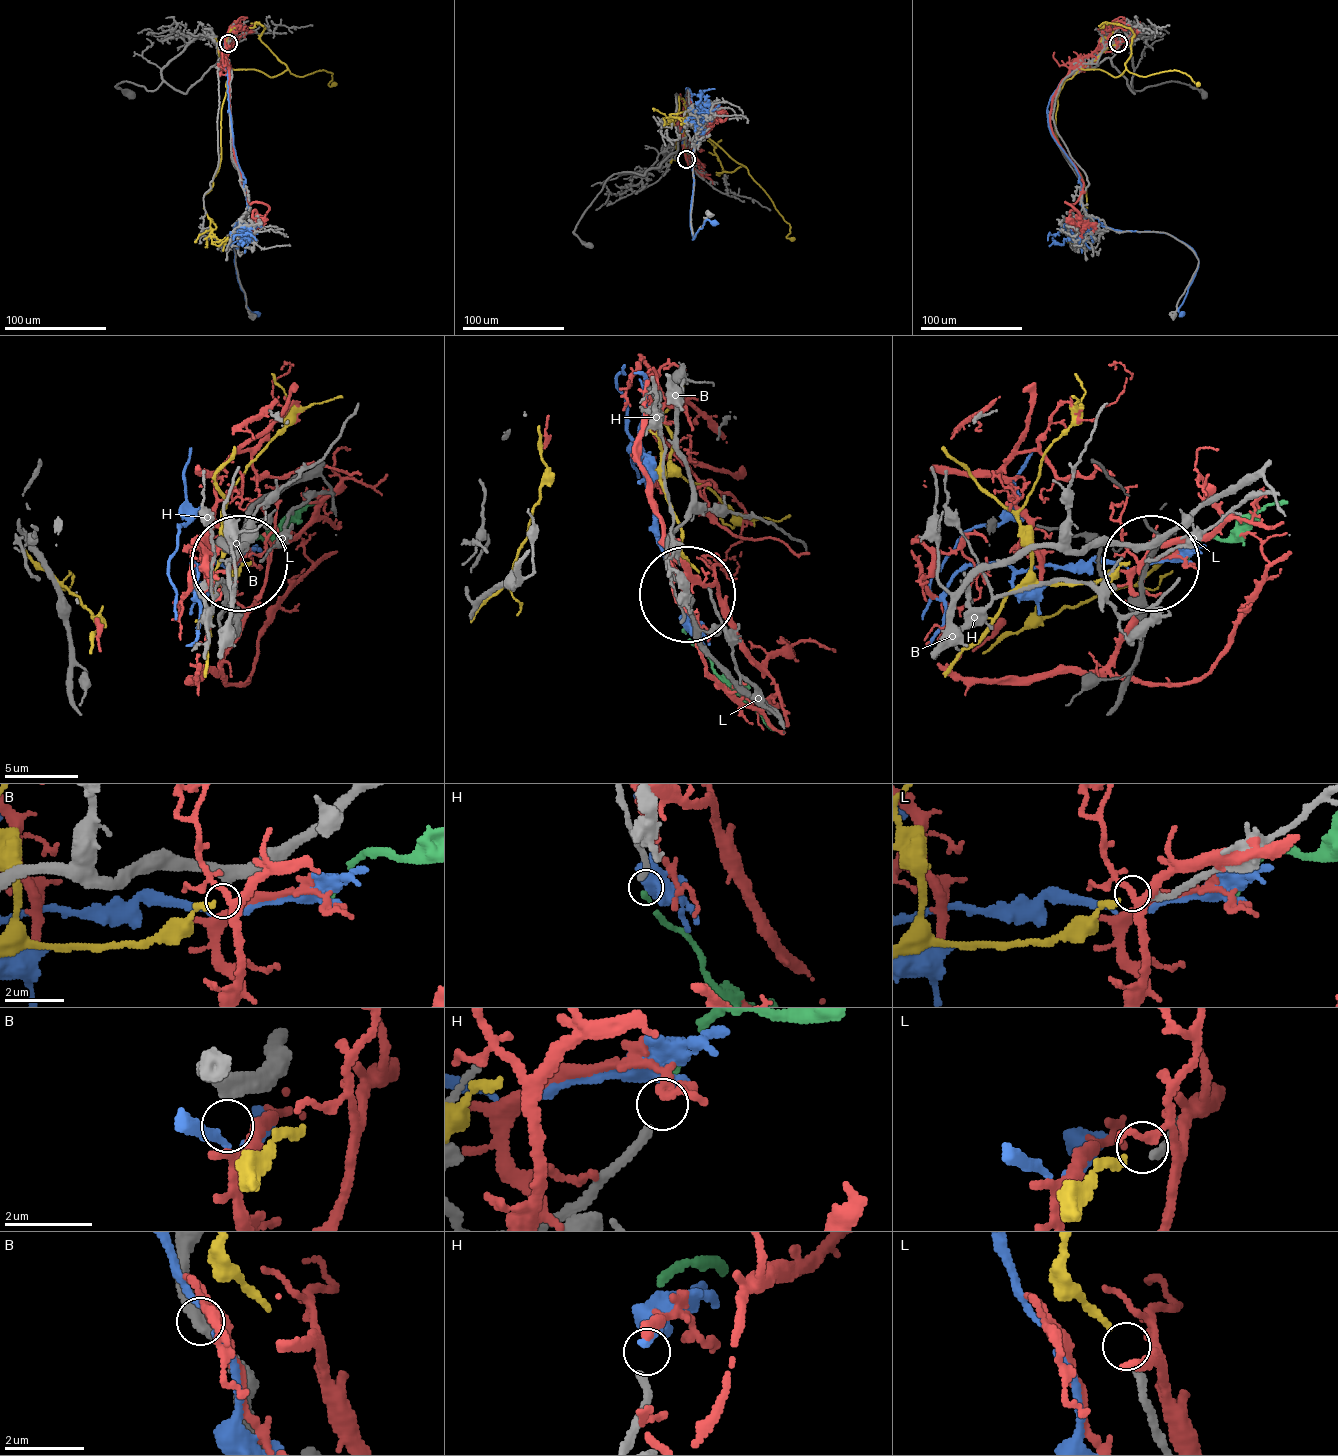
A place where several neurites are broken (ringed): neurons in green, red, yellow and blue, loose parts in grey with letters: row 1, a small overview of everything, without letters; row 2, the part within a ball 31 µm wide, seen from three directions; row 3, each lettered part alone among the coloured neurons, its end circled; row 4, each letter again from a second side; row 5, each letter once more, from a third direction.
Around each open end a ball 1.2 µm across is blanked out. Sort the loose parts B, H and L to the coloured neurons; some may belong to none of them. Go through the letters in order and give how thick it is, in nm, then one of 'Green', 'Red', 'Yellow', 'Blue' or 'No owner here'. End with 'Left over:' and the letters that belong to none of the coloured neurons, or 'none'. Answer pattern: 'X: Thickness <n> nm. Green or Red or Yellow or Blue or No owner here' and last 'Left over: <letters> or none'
B: Thickness 320 nm. No owner here
H: Thickness 190 nm. Green
L: Thickness 170 nm. Yellow
Left over: B

